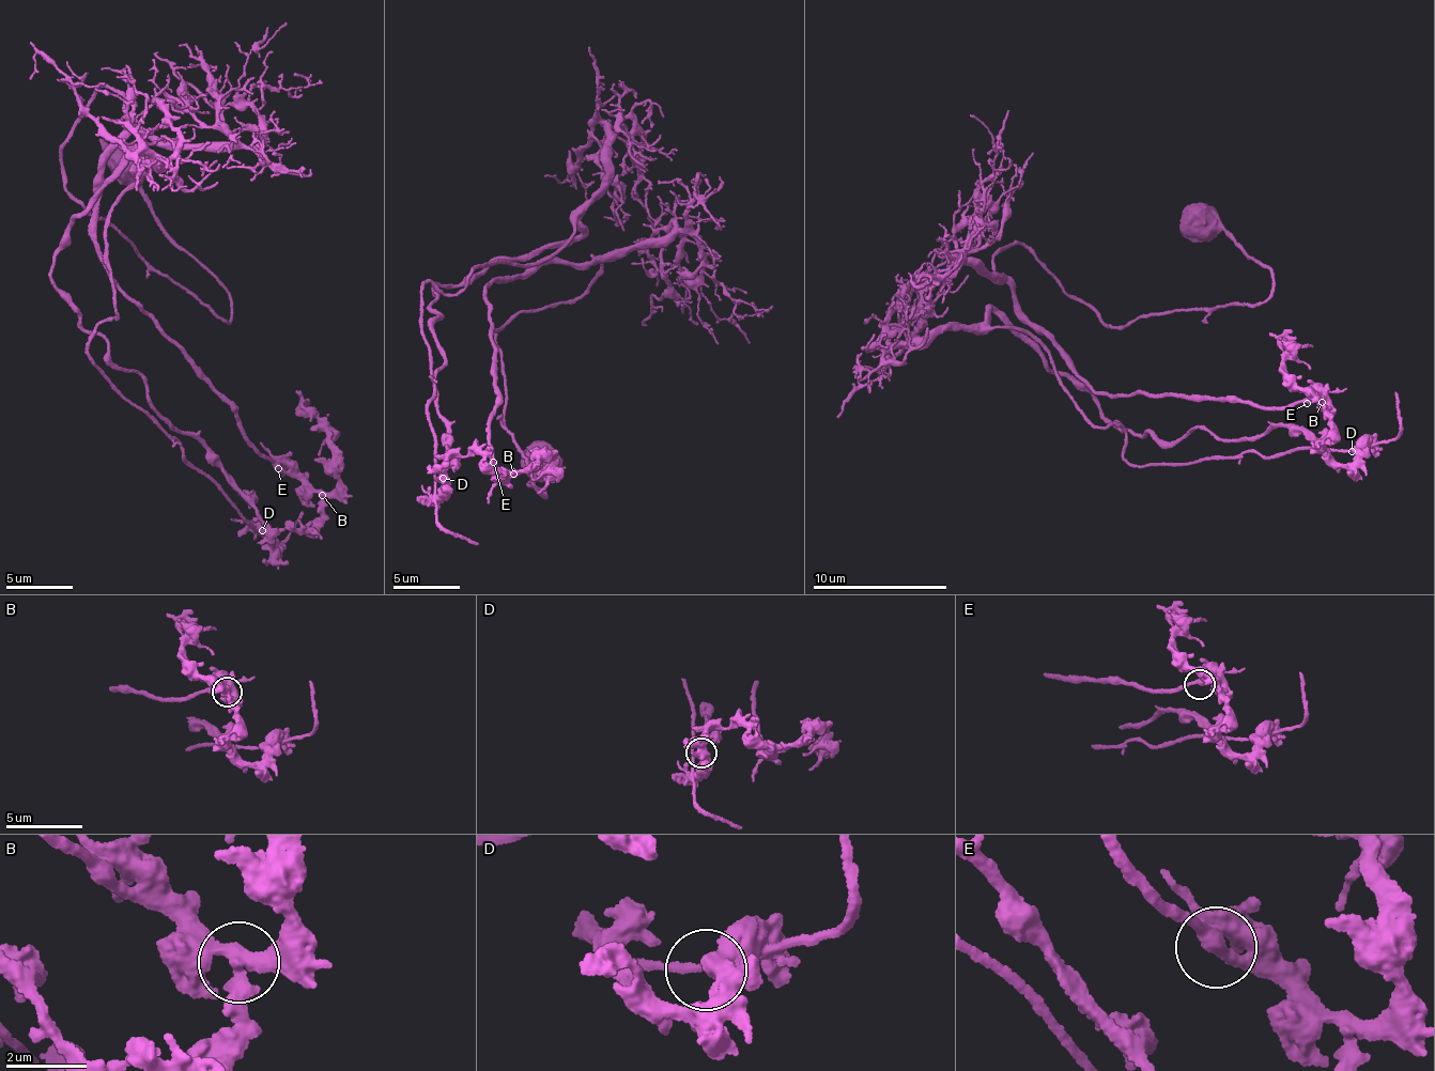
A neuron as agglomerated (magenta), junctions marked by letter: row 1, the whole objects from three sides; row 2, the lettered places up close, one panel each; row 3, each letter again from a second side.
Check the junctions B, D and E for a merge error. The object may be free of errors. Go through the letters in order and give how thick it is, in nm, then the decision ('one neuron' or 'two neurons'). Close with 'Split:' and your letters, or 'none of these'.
B: calibre 340 nm; two neurons
D: calibre 320 nm; one neuron
E: calibre 300 nm; one neuron
Split: B

